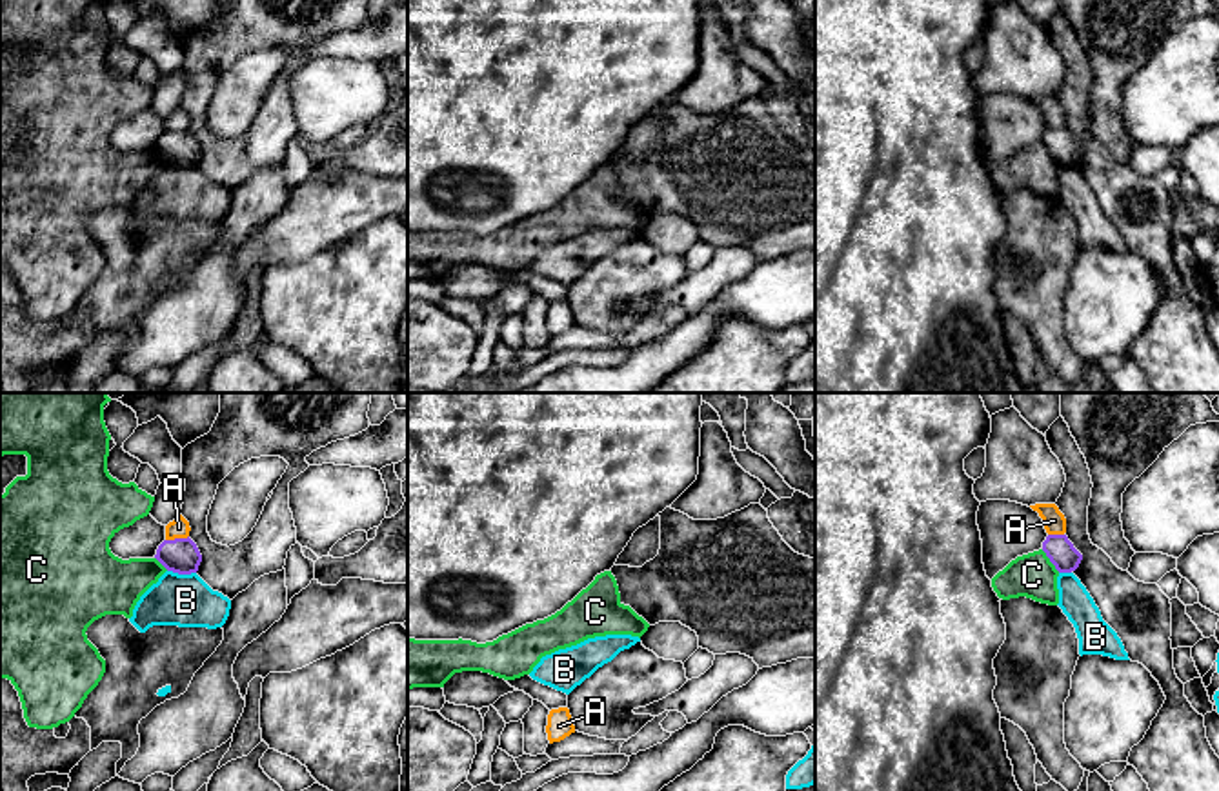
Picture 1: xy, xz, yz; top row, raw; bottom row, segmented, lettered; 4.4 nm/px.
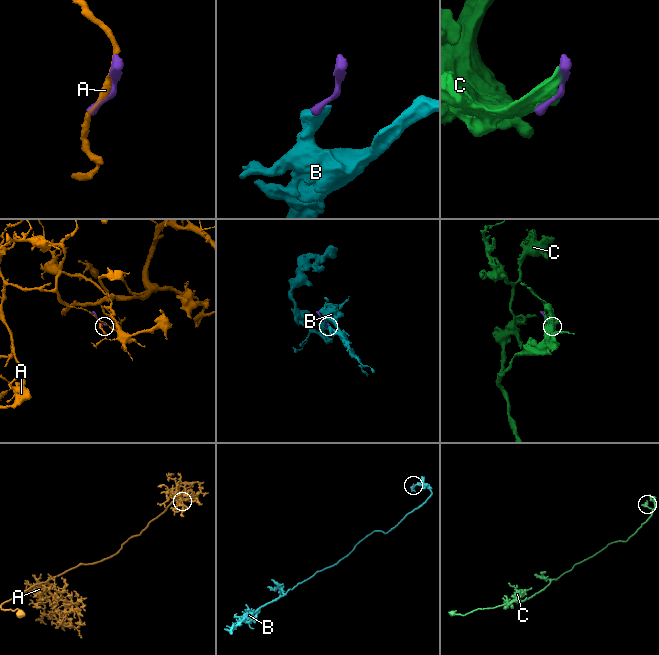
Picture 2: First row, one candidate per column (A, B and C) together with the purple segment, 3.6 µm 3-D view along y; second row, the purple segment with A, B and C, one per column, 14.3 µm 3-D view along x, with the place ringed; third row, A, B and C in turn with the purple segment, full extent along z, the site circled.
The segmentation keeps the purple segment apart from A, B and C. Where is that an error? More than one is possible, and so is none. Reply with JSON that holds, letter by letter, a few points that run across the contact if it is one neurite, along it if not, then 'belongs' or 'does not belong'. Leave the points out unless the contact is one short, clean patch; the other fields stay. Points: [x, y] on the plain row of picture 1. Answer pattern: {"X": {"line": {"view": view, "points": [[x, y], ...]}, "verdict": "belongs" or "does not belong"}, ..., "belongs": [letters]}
{"A": {"verdict": "does not belong"}, "B": {"line": {"view": "xy", "points": [[168, 162], [195, 166]]}, "verdict": "does not belong"}, "C": {"line": {"view": "yz", "points": [[1041, 142], [1059, 164]]}, "verdict": "does not belong"}, "belongs": []}

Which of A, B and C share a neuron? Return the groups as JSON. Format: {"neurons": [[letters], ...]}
{"neurons": [["A"], ["B"], ["C"]]}

